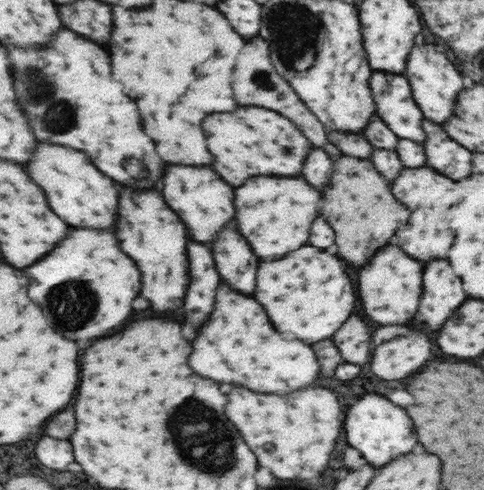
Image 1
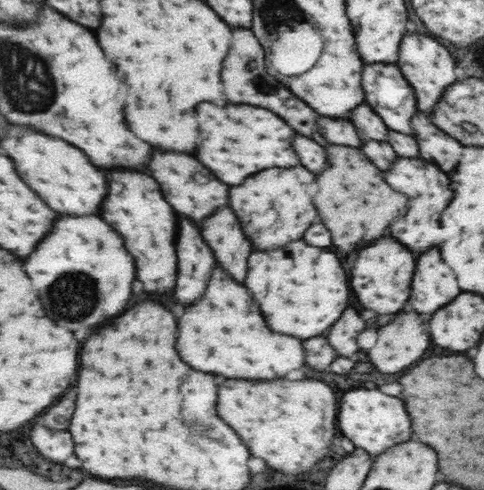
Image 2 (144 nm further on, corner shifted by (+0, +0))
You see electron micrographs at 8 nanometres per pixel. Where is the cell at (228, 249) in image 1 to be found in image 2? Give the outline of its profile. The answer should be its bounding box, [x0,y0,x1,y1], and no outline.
[203,168,317,284]

